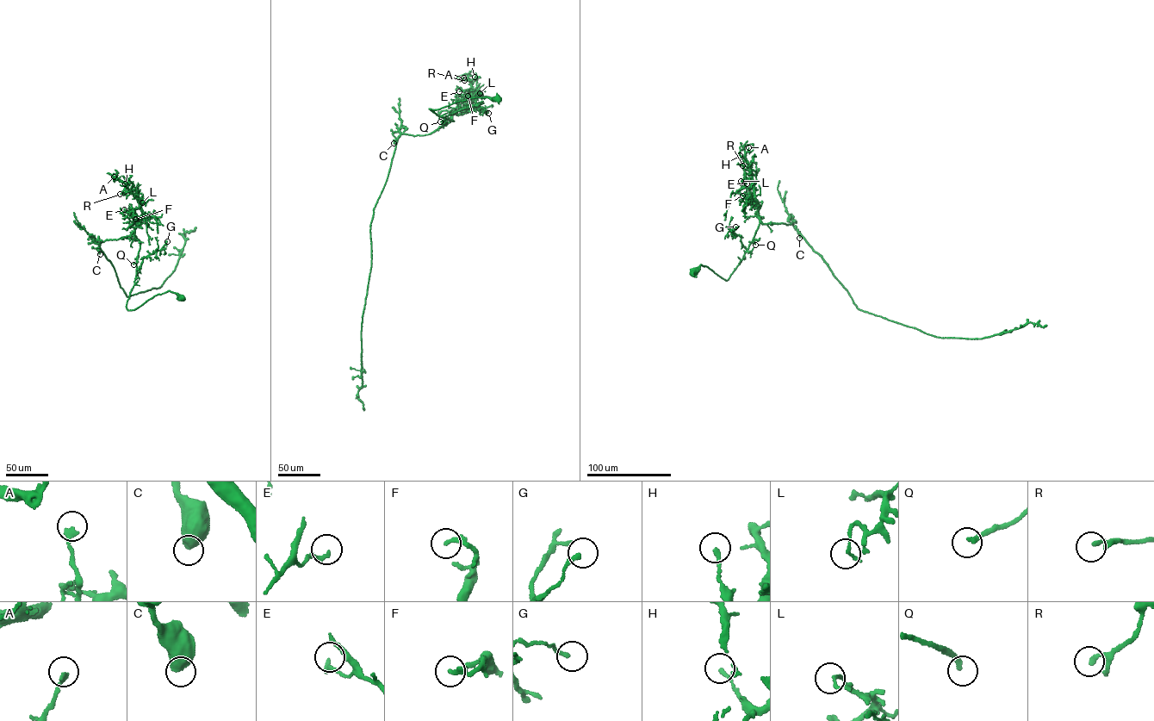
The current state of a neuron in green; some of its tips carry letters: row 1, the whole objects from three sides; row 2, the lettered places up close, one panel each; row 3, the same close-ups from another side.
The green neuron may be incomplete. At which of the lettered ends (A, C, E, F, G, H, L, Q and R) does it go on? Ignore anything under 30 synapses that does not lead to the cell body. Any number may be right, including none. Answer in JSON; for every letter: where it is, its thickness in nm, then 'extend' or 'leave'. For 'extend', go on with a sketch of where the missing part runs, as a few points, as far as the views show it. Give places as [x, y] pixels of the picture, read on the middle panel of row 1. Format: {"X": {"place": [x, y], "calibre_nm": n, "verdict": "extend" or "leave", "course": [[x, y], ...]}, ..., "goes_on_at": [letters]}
{"A": {"place": [463, 77], "calibre_nm": 220, "verdict": "leave"}, "C": {"place": [393, 143], "calibre_nm": 700, "verdict": "leave"}, "E": {"place": [459, 91], "calibre_nm": 200, "verdict": "leave"}, "F": {"place": [468, 96], "calibre_nm": 260, "verdict": "leave"}, "G": {"place": [488, 113], "calibre_nm": 190, "verdict": "leave"}, "H": {"place": [474, 77], "calibre_nm": 190, "verdict": "leave"}, "L": {"place": [480, 93], "calibre_nm": 170, "verdict": "leave"}, "Q": {"place": [440, 121], "calibre_nm": 240, "verdict": "extend", "course": [[440, 121], [430, 131]]}, "R": {"place": [464, 80], "calibre_nm": 190, "verdict": "leave"}, "goes_on_at": ["Q"]}

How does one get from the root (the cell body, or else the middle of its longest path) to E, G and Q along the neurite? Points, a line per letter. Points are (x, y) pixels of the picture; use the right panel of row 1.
E: (693, 274), (701, 264), (727, 280), (741, 261), (760, 222), (757, 202), (752, 188), (743, 187), (747, 183)
G: (693, 274), (701, 264), (726, 280), (729, 279), (747, 250), (740, 236), (729, 231), (735, 226)
Q: (693, 274), (701, 264), (727, 280), (741, 261), (748, 245), (755, 245)

